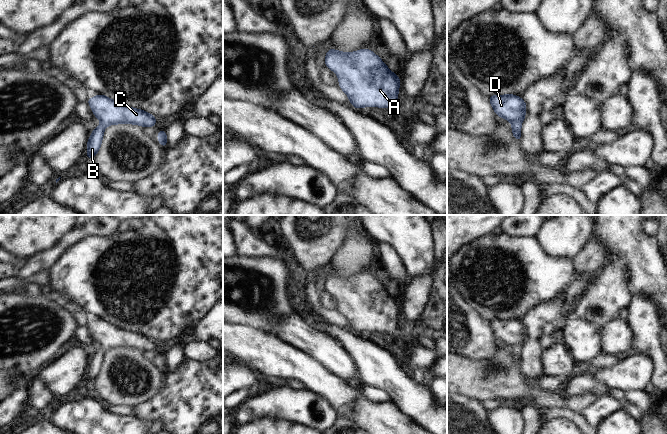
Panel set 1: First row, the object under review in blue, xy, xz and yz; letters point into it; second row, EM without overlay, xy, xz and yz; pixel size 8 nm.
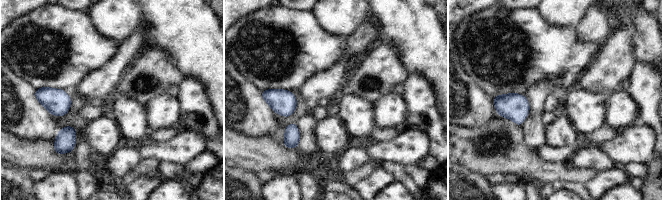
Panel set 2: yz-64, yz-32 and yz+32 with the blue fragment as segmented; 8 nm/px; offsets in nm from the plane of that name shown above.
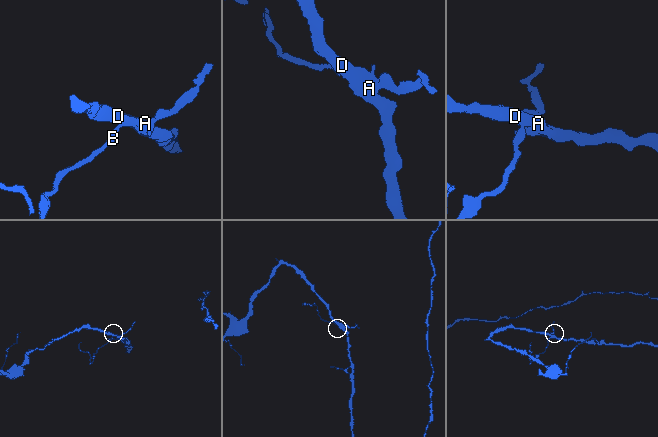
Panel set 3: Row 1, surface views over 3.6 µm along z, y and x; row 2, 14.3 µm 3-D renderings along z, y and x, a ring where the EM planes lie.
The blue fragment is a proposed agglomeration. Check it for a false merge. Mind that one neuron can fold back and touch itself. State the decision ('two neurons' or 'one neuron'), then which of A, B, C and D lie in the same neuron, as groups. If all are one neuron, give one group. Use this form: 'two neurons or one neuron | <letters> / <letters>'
one neuron | A B C D

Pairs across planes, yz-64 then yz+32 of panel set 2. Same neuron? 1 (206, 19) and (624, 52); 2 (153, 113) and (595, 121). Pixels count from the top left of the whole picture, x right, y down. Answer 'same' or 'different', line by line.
1: different
2: different

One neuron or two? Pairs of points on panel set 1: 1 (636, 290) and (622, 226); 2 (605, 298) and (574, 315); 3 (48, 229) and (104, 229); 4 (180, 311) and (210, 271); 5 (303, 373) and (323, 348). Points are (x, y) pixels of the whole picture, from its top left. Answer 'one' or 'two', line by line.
1: one
2: one
3: two
4: one
5: two

